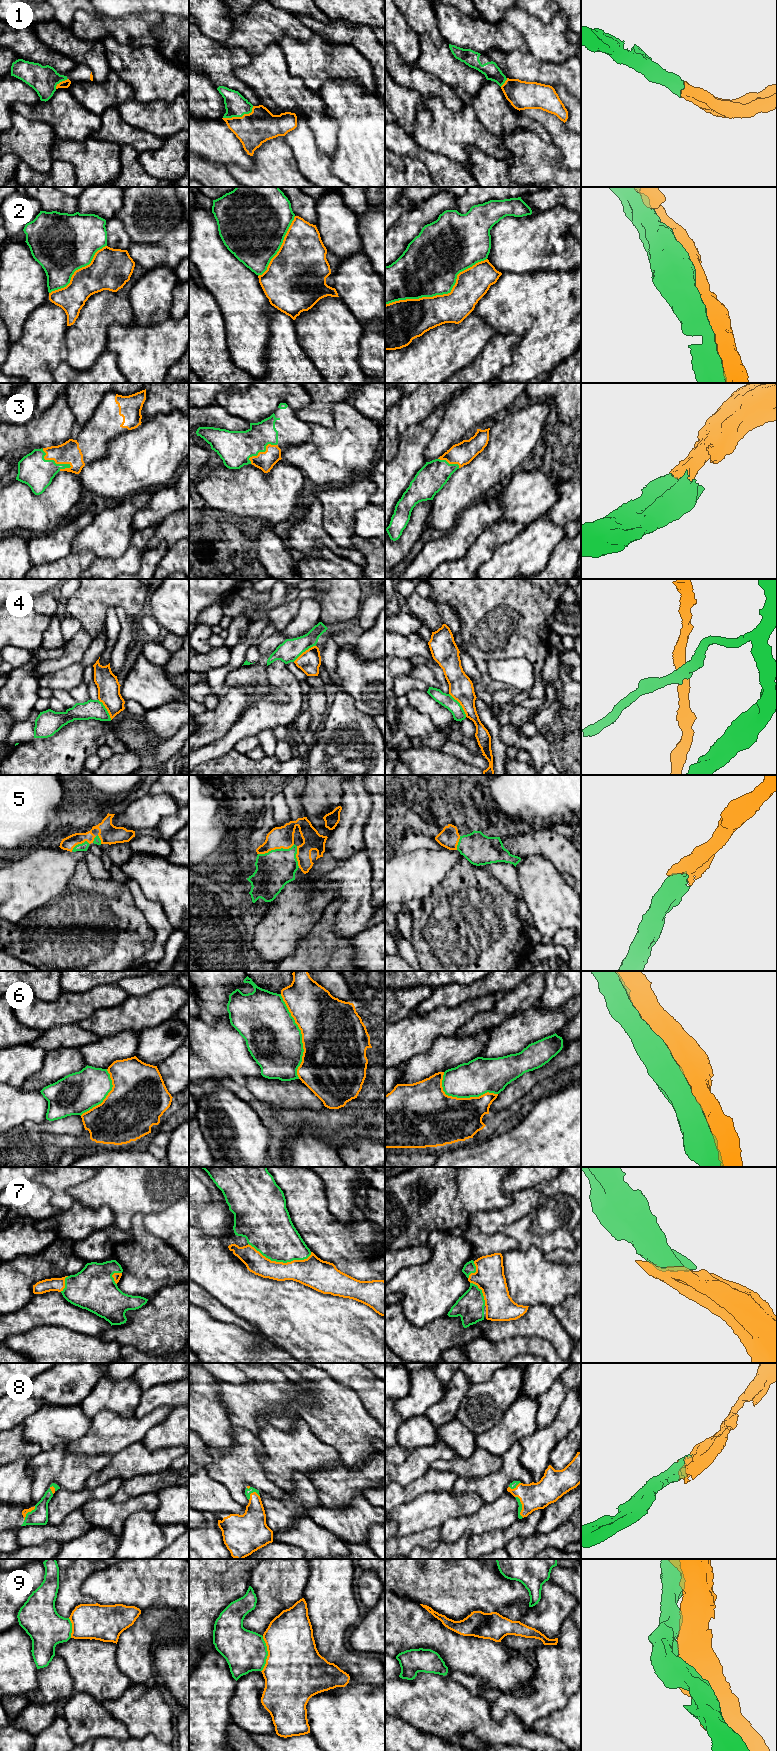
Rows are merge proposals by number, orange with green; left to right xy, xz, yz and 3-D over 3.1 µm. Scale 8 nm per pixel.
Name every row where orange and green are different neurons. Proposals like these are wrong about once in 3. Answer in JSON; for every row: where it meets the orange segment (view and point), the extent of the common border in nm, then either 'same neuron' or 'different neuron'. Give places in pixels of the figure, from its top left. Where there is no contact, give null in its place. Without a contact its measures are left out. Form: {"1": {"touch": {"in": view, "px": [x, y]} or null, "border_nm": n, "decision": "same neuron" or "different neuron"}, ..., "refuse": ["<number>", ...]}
{"1": {"touch": {"in": "xz", "px": [239, 117]}, "border_nm": 260, "decision": "same neuron"}, "2": {"touch": {"in": "yz", "px": [440, 295]}, "border_nm": 900, "decision": "different neuron"}, "3": {"touch": {"in": "xy", "px": [53, 459]}, "border_nm": 280, "decision": "same neuron"}, "4": {"touch": {"in": "yz", "px": [460, 704]}, "border_nm": 240, "decision": "different neuron"}, "5": {"touch": {"in": "xz", "px": [276, 848]}, "border_nm": 300, "decision": "same neuron"}, "6": {"touch": {"in": "xz", "px": [302, 1036]}, "border_nm": 700, "decision": "different neuron"}, "7": {"touch": {"in": "xz", "px": [280, 1262]}, "border_nm": 500, "decision": "same neuron"}, "8": {"touch": {"in": "yz", "px": [522, 1506]}, "border_nm": 190, "decision": "same neuron"}, "9": {"touch": {"in": "xz", "px": [268, 1654]}, "border_nm": 280, "decision": "different neuron"}, "refuse": ["2", "4", "6", "9"]}

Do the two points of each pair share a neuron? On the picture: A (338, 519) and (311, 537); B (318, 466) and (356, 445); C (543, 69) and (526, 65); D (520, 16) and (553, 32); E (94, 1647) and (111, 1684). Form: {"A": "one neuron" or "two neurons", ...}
{"A": "two neurons", "B": "one neuron", "C": "one neuron", "D": "one neuron", "E": "one neuron"}

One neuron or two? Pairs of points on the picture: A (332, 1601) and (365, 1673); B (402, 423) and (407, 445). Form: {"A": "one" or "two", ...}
{"A": "one", "B": "two"}

